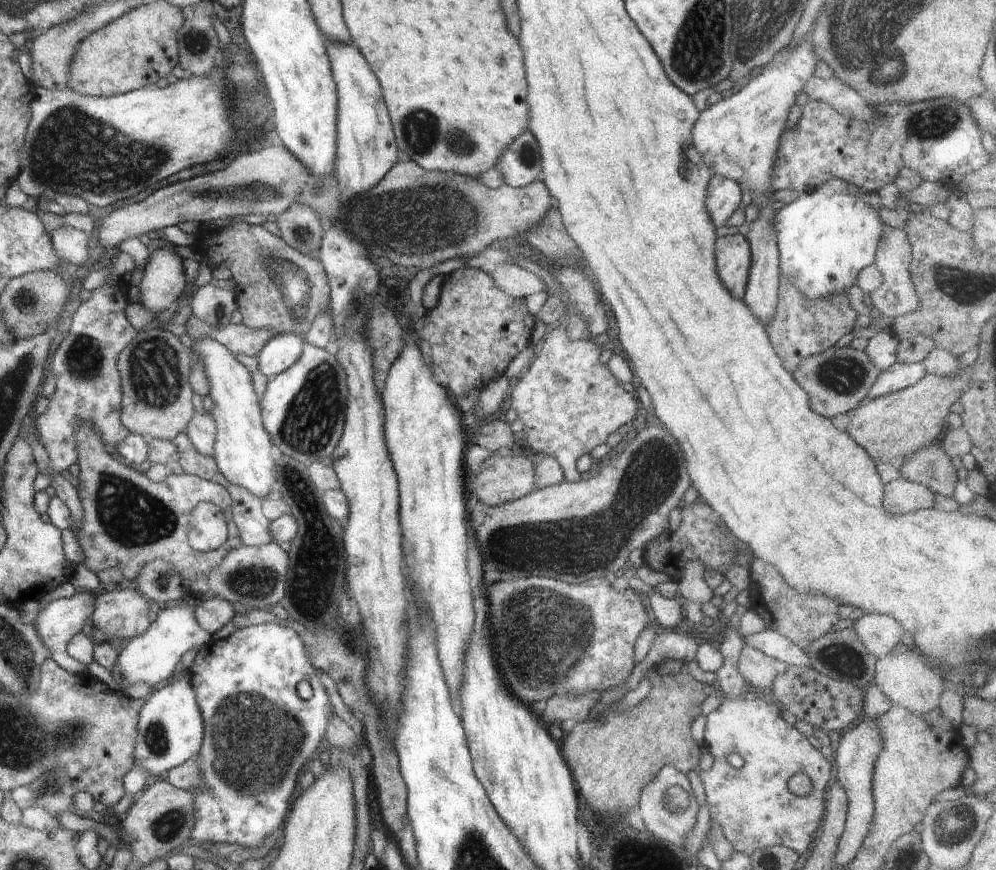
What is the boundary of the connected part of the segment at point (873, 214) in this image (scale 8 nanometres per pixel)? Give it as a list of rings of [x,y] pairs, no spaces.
[[[816,188],[810,193],[800,193],[796,200],[785,202],[785,206],[776,213],[776,243],[780,258],[780,275],[790,278],[790,284],[800,288],[806,296],[836,296],[849,290],[855,283],[858,274],[874,264],[878,244],[886,224],[882,222],[880,209],[871,207],[853,190],[840,190],[825,194]]]

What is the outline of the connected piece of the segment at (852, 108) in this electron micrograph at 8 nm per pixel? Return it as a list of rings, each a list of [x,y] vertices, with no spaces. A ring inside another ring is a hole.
[[[812,76],[806,82],[803,92],[811,100],[824,102],[838,113],[853,118],[866,118],[874,116],[874,110],[866,103],[866,100],[852,86],[846,86],[840,78],[832,76],[828,80]]]

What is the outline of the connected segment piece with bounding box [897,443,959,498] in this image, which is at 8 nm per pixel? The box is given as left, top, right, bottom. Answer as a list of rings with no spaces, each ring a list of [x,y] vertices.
[[[939,443],[920,448],[916,454],[904,458],[897,467],[901,477],[922,484],[932,493],[948,498],[954,496],[955,485],[959,481],[958,469]]]

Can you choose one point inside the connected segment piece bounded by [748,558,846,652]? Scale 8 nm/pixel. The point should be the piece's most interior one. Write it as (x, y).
(802, 617)

